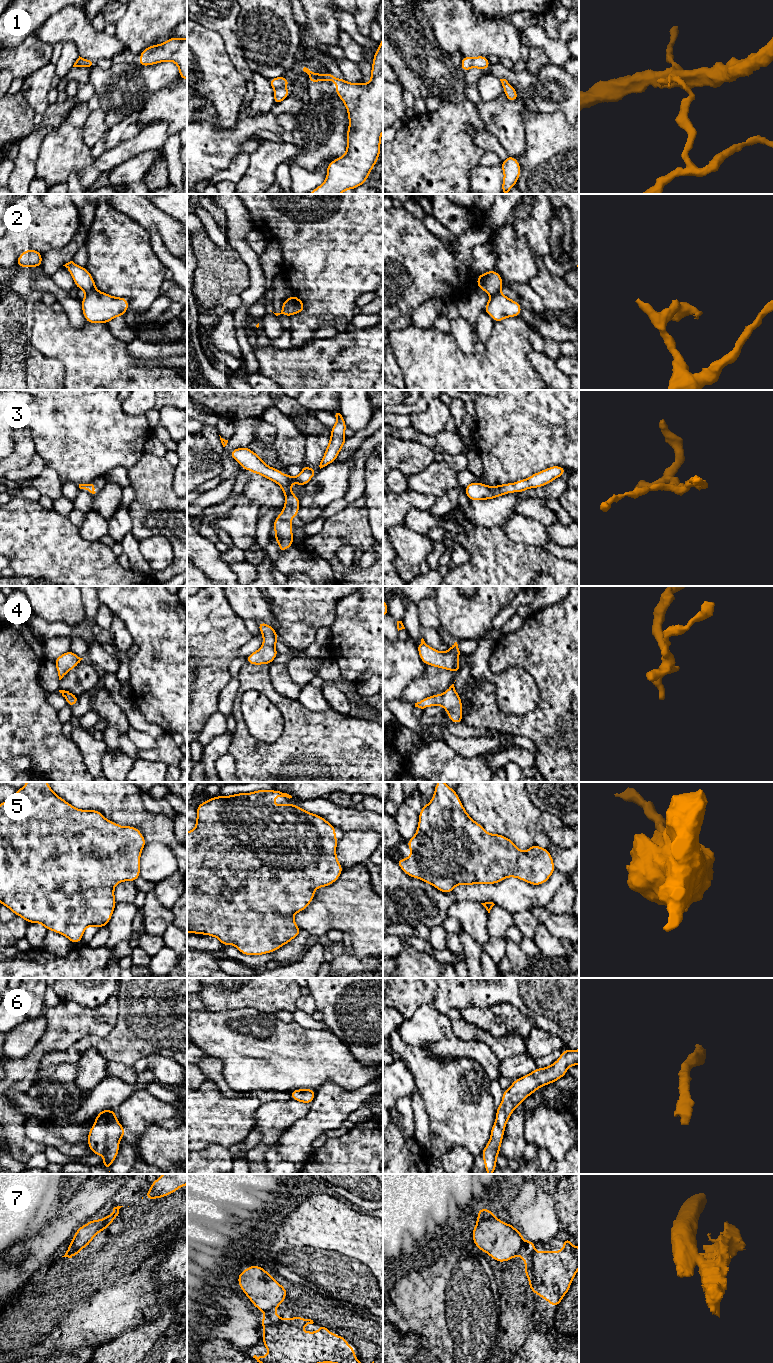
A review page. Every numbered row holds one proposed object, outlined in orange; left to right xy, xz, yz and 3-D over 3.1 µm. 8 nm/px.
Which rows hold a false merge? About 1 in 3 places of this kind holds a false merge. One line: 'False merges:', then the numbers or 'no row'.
False merges: 1, 2, 7

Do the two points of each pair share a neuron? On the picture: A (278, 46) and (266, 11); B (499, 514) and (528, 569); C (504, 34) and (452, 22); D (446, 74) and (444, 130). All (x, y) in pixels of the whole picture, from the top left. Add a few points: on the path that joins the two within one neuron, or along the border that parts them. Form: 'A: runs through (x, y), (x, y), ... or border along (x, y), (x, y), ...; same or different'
A: runs through (269, 37), (266, 31), (266, 20); same
B: border along (477, 525), (501, 526); different
C: runs through (491, 34), (470, 34), (465, 32); same
D: border along (466, 98), (455, 102), (442, 102); different

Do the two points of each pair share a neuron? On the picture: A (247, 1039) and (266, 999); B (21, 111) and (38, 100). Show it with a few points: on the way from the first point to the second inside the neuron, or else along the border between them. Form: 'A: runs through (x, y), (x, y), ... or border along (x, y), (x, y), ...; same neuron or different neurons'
A: border along (237, 1008), (254, 1008), (264, 1013), (273, 1014); different neurons
B: border along (21, 92), (35, 112); different neurons

